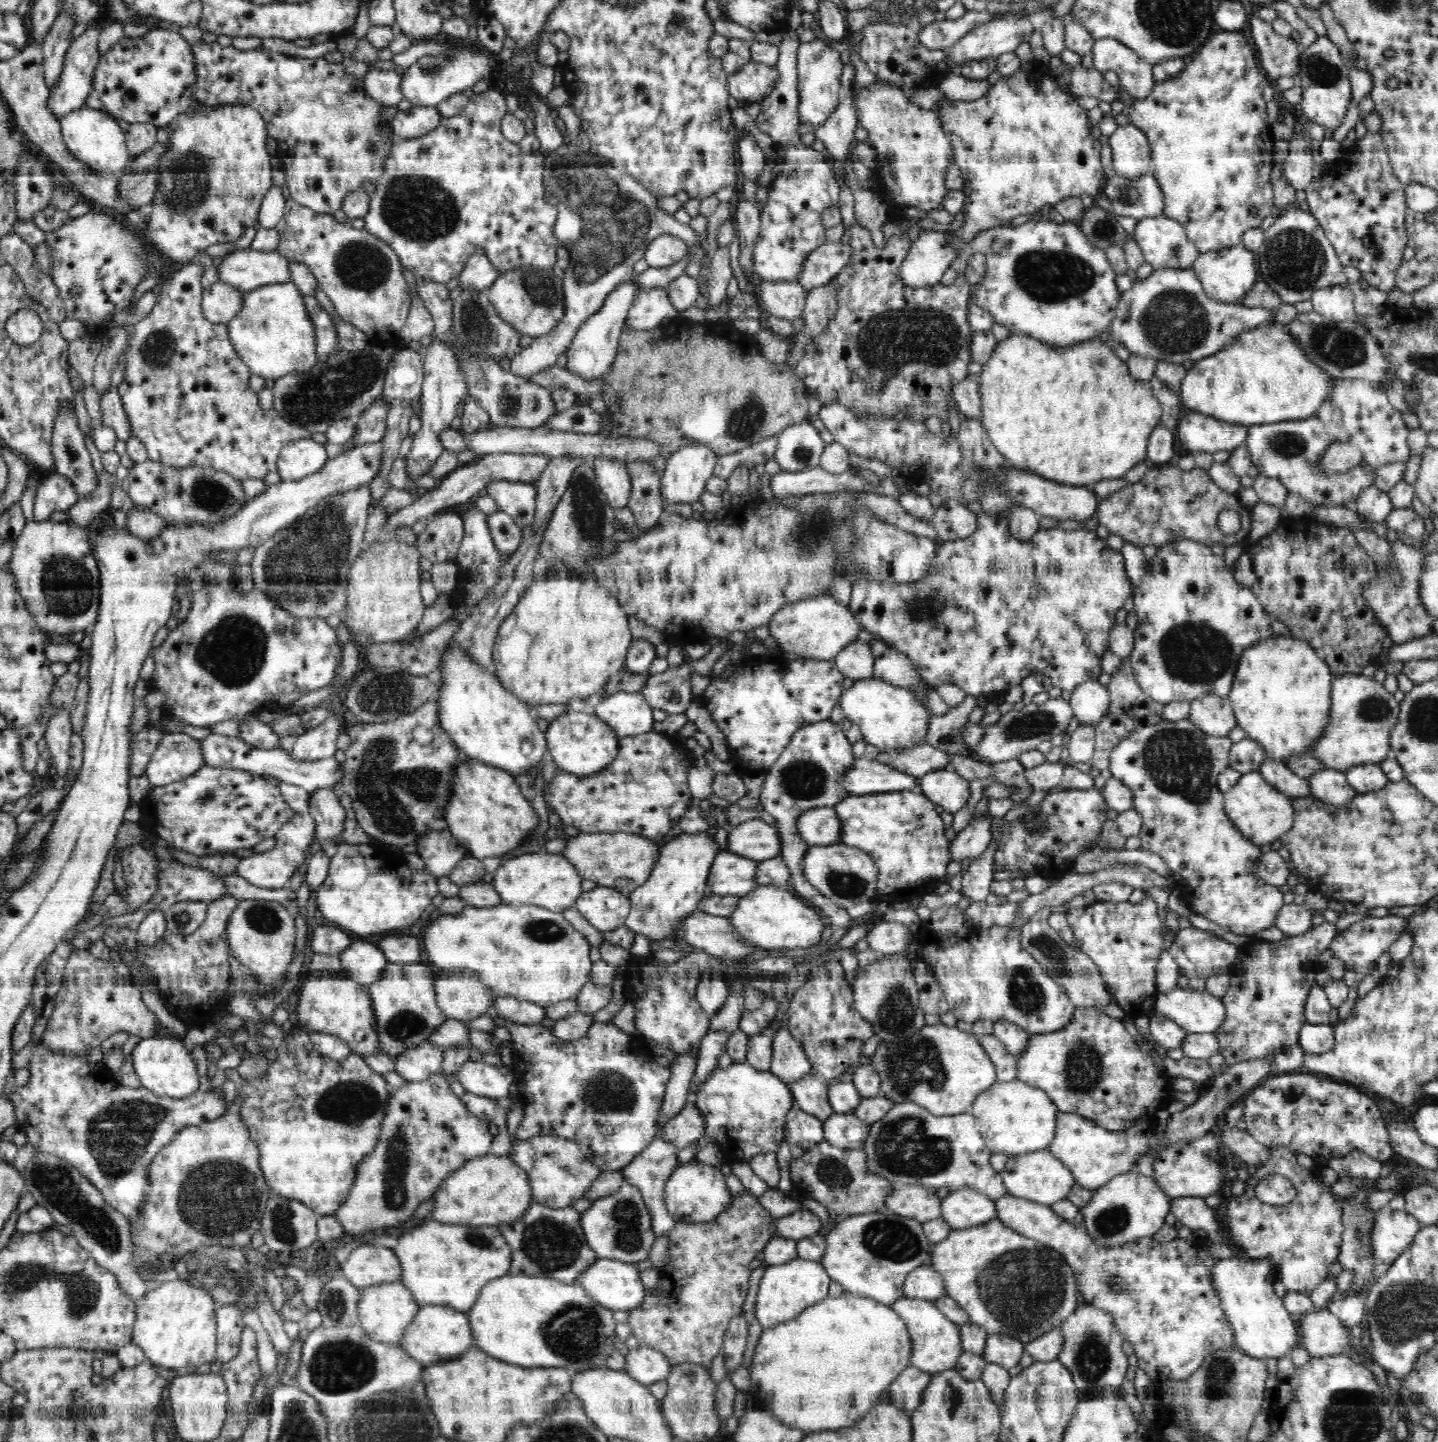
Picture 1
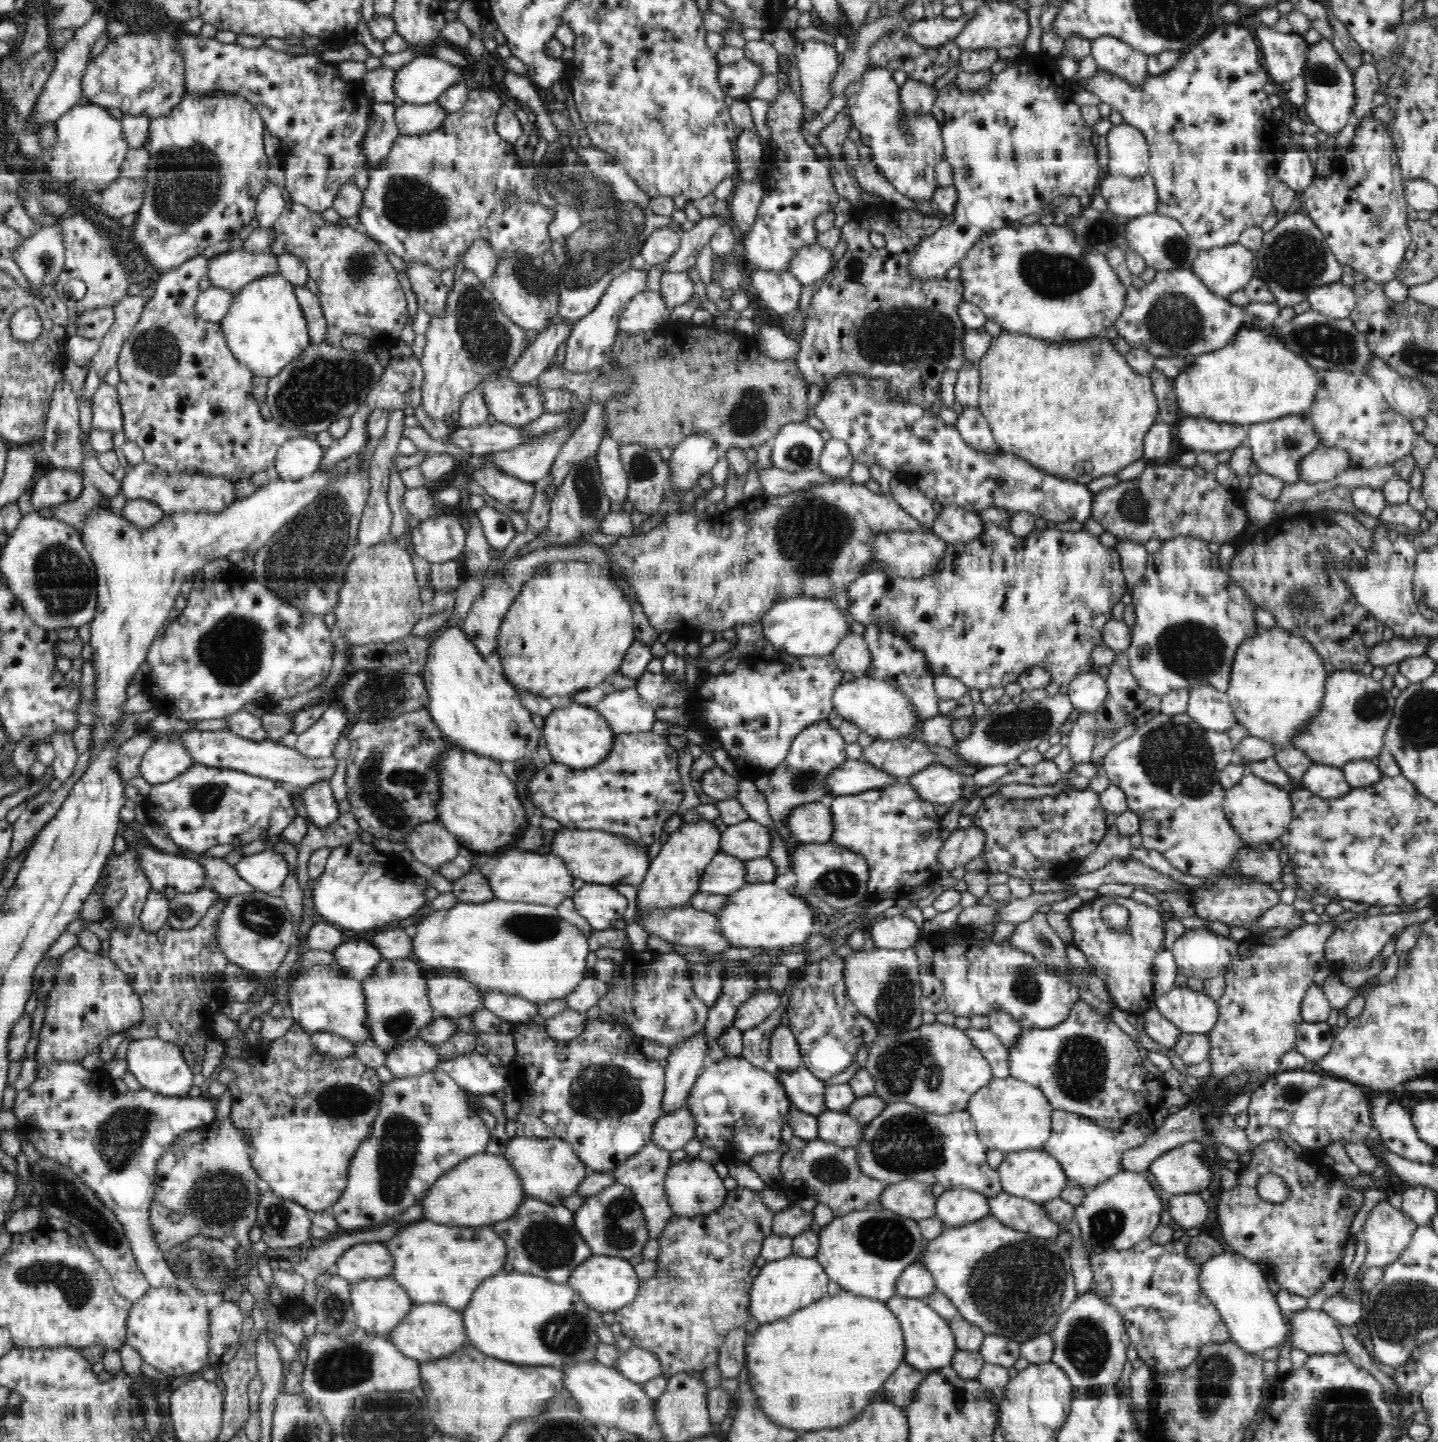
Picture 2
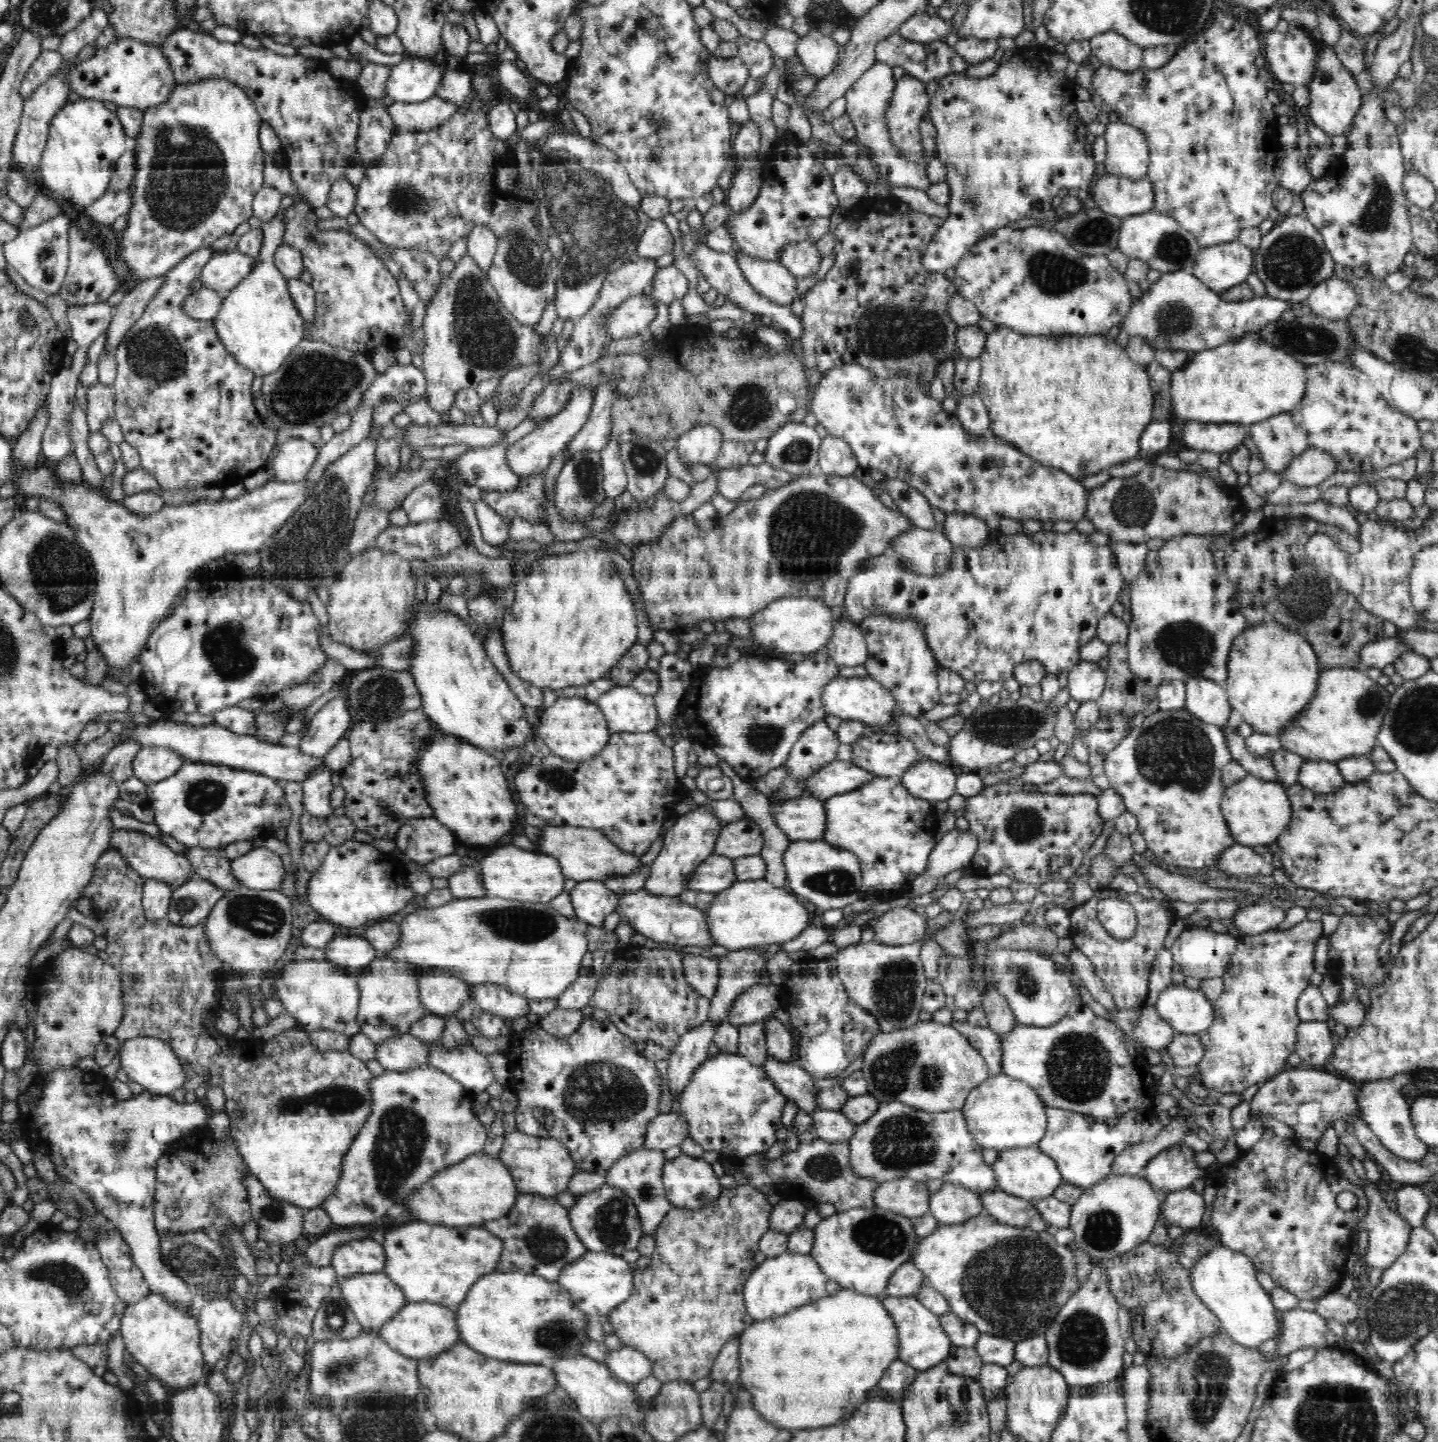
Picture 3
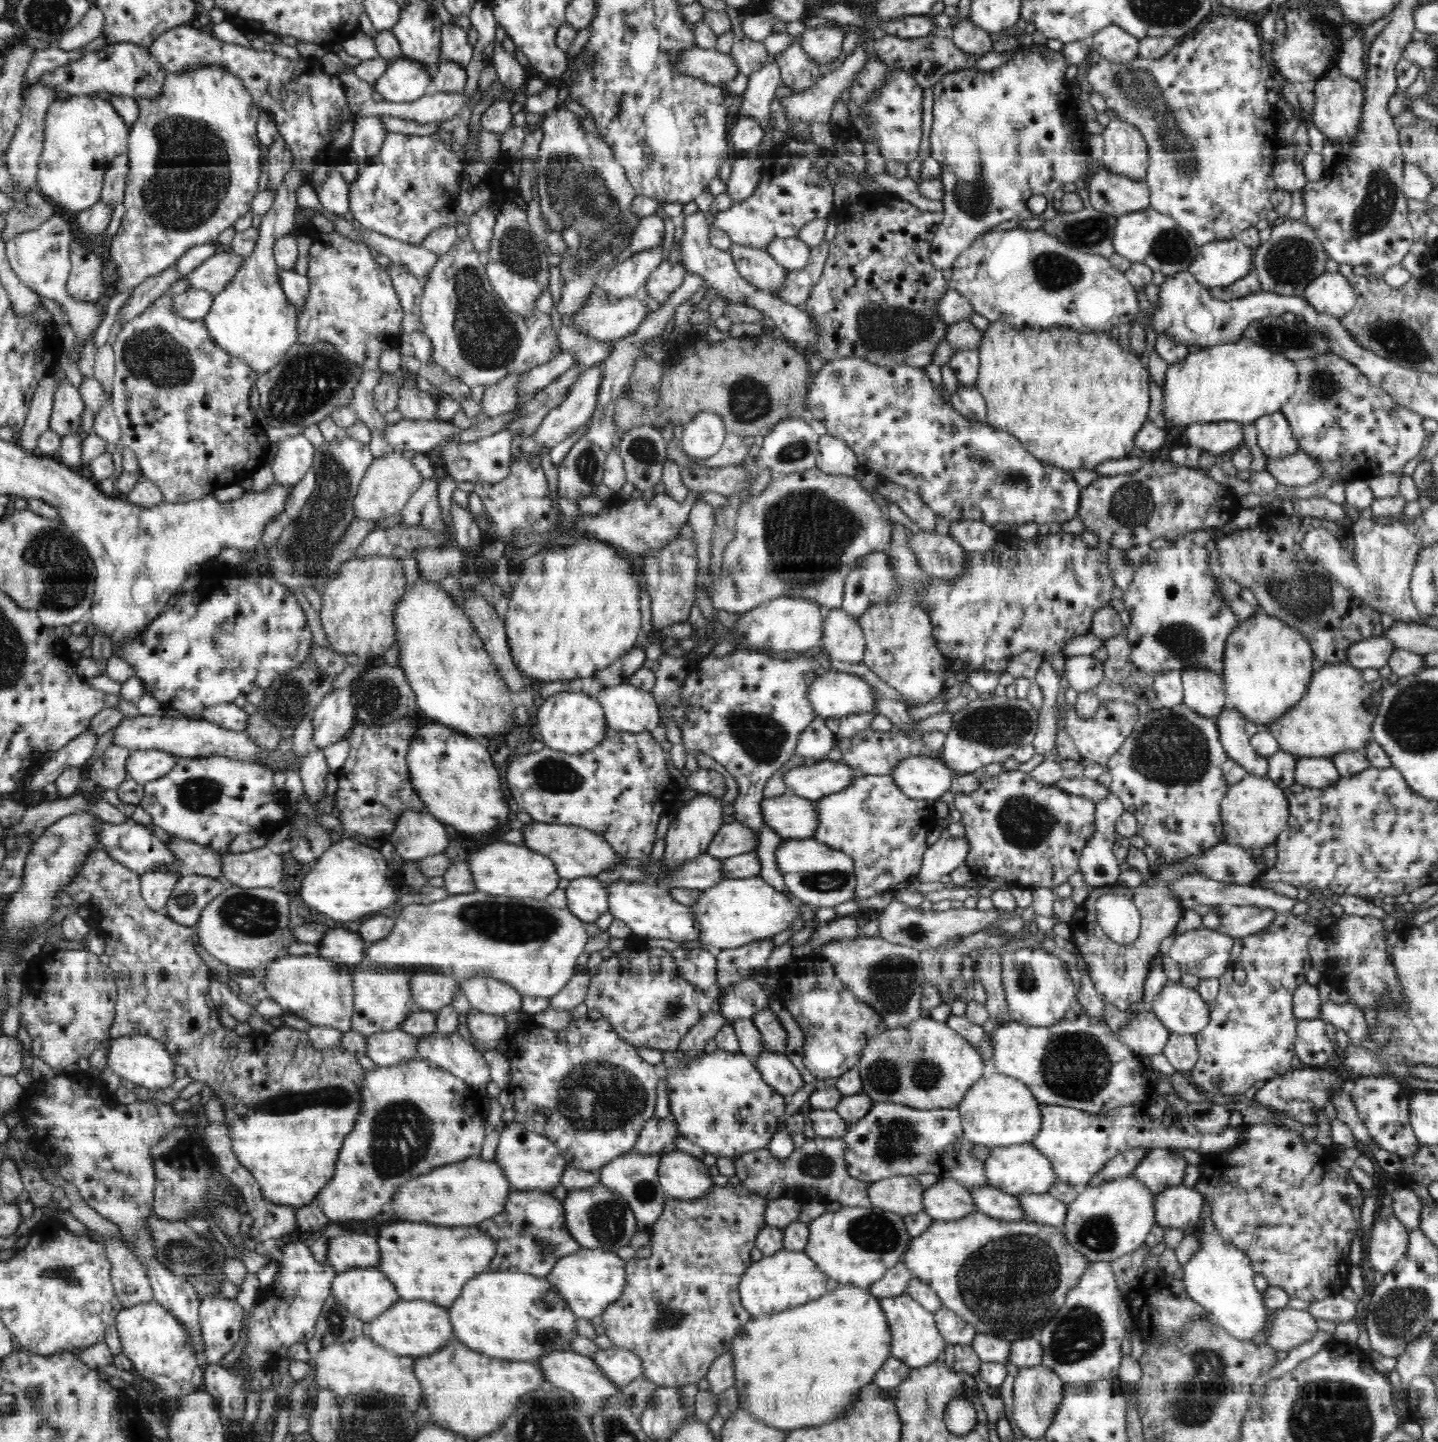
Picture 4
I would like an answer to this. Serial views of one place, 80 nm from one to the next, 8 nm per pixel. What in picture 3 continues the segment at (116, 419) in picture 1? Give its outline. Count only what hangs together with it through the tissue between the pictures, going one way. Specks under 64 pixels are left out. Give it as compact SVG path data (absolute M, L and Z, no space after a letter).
M100 382L92 384L86 391L87 423L91 431L98 431L109 418L115 419L114 389Z

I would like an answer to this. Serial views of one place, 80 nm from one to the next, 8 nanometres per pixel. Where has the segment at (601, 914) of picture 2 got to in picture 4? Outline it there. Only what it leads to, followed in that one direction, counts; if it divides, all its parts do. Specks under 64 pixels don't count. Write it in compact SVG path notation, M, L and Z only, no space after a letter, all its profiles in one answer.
M594 877L569 880L565 888L568 901L567 909L583 922L595 923L596 919L608 908L608 893L605 883Z

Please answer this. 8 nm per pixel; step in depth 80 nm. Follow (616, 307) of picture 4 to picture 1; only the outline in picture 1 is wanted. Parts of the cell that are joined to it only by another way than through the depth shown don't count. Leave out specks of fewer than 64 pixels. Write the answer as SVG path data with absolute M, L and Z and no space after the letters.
M665 287L640 289L628 312L625 326L634 330L648 330L677 319L679 314L680 312L670 303Z

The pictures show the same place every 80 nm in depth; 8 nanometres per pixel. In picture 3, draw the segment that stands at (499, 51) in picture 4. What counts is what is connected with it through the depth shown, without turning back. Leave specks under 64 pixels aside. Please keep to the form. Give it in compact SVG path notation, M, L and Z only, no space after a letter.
M500 61L497 66L498 78L502 86L514 97L534 103L537 99L533 94L534 82L520 70L515 61Z

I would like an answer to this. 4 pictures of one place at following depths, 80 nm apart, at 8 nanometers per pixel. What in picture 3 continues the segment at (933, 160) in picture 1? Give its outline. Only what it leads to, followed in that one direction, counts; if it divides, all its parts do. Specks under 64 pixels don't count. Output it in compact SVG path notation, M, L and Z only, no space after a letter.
M877 60L866 72L862 73L862 76L852 85L852 88L846 91L847 106L845 112L855 126L857 132L855 139L860 144L871 149L872 160L877 163L878 172L880 172L883 179L886 179L888 183L896 187L912 187L926 192L926 188L932 184L928 179L927 172L928 162L934 160L934 156L936 156L936 129L928 116L920 122L920 138L922 139L923 155L926 157L923 164L916 161L906 161L901 156L901 152L895 146L892 146L891 136L888 134L885 121L885 112L887 111L894 85L895 78L892 73L892 67Z

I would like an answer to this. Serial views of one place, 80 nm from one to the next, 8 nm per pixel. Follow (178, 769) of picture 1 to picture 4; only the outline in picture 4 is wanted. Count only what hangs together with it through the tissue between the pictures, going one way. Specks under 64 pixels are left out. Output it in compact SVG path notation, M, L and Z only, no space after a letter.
M158 749L132 751L126 761L128 776L140 785L166 776L176 764L177 757Z

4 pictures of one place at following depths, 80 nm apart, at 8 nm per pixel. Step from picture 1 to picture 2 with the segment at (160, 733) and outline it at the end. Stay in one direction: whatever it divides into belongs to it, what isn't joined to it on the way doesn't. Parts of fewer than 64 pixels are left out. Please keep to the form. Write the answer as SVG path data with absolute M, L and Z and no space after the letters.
M146 732L138 733L123 742L117 750L117 771L123 782L138 776L140 761L155 738Z

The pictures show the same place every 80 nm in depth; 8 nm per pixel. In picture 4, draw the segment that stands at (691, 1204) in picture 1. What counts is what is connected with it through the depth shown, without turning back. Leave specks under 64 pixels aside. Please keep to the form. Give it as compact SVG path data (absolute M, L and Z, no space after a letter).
M677 1149L662 1155L657 1175L667 1197L698 1200L714 1188L709 1169L702 1160Z

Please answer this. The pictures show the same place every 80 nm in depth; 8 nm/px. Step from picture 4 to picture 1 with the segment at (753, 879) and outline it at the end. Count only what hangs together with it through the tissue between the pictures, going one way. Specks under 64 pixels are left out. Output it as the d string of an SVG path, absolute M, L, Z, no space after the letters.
M758 885L752 892L741 896L728 920L730 920L732 929L736 929L740 940L763 949L816 946L825 928L819 910L808 905L802 898L792 895L786 889L778 889L776 885Z

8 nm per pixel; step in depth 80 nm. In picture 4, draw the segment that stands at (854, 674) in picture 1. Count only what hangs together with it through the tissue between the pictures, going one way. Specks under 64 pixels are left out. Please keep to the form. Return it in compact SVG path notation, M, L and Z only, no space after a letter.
M842 608L826 610L821 638L822 649L833 659L858 663L864 658L866 640L860 623Z

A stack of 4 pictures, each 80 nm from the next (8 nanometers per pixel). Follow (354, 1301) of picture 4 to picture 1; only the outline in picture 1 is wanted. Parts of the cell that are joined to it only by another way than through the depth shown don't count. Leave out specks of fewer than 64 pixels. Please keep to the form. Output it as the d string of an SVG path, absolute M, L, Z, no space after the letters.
M401 1281L364 1287L360 1289L357 1302L359 1324L372 1340L398 1345L408 1324L417 1315L419 1306L409 1288L406 1288Z

